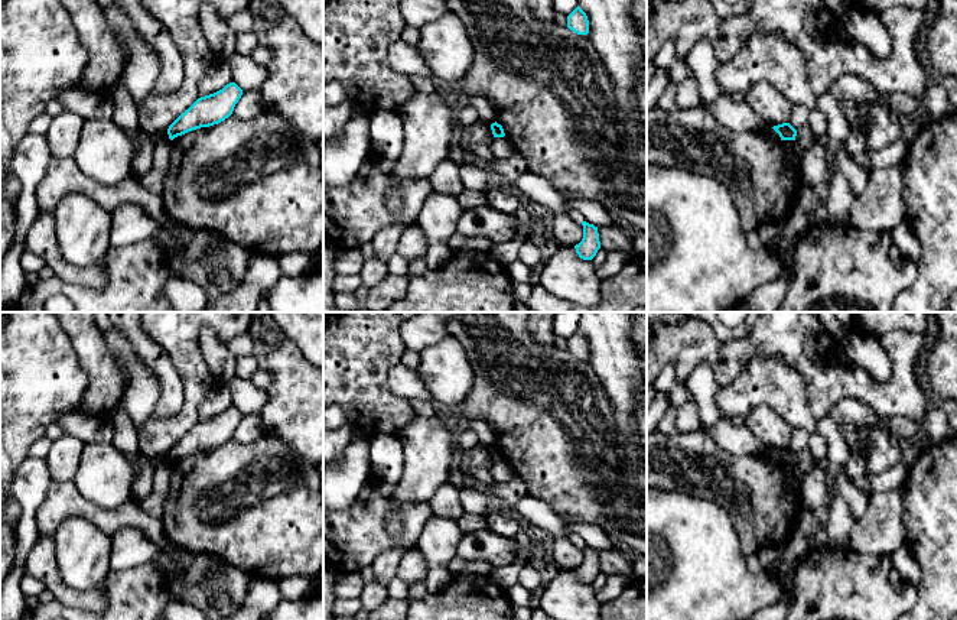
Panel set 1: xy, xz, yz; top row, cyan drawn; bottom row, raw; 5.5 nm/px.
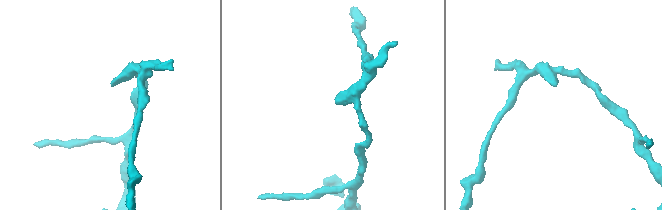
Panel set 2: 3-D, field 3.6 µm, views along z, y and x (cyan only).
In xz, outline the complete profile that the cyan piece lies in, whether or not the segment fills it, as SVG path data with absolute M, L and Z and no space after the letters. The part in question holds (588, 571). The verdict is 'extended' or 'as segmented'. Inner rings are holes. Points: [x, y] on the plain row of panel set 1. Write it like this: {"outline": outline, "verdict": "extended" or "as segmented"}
{"outline": "M582 545L582 549L583 562L579 568L574 569L574 572L580 582L592 584L600 572L598 551L586 545Z", "verdict": "as segmented"}

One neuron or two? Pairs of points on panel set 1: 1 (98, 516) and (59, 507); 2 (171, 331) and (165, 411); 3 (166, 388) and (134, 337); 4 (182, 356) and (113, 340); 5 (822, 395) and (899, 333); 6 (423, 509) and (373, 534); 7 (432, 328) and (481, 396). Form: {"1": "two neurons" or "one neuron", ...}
{"1": "one neuron", "2": "two neurons", "3": "one neuron", "4": "two neurons", "5": "one neuron", "6": "one neuron", "7": "two neurons"}

